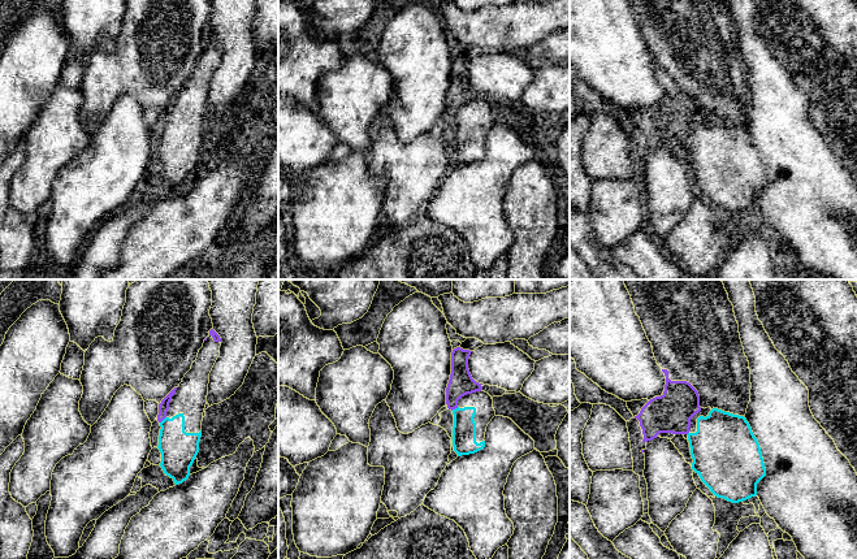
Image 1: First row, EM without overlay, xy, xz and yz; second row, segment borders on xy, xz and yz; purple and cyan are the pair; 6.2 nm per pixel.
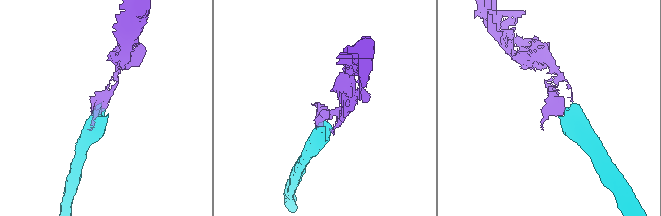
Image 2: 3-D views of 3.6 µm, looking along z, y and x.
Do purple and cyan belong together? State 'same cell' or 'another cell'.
same cell

